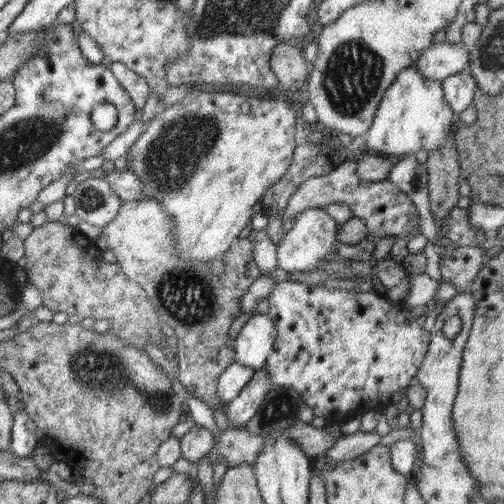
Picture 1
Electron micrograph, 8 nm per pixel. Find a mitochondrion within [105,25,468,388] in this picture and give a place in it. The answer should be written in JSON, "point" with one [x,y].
{"point":[172,157]}

